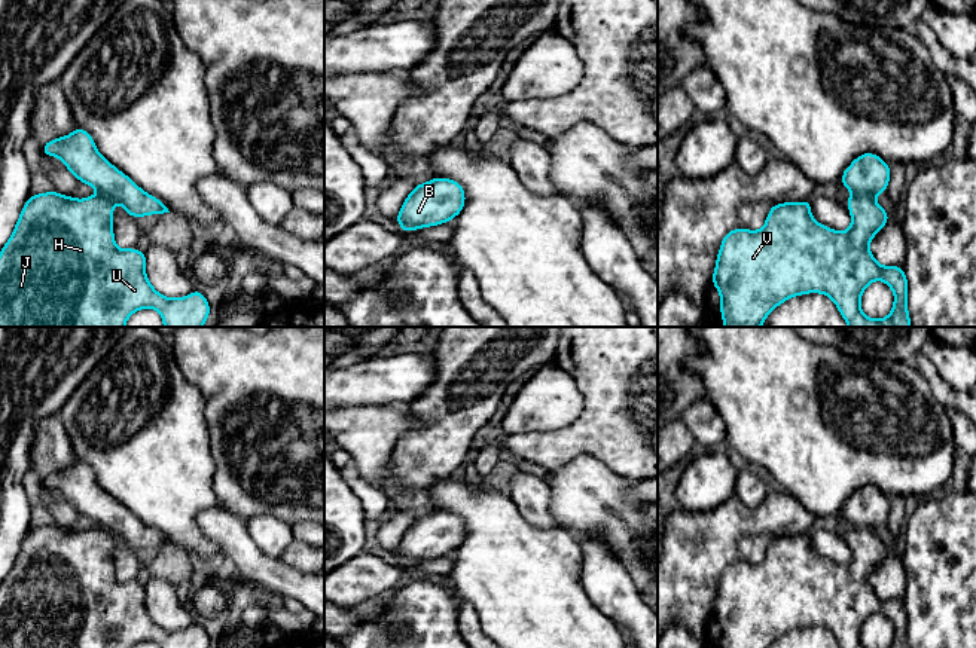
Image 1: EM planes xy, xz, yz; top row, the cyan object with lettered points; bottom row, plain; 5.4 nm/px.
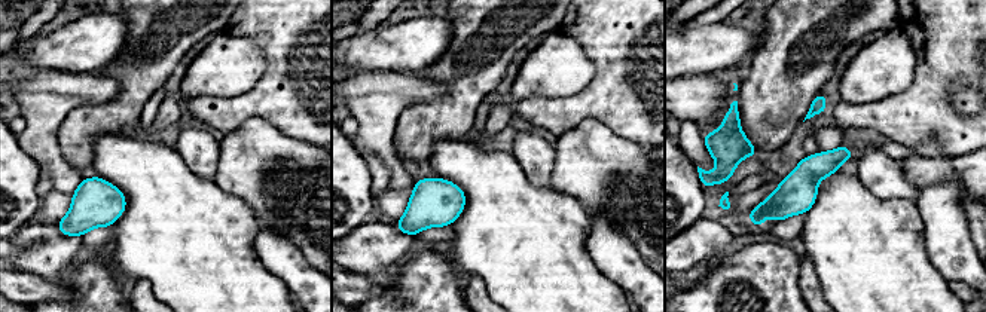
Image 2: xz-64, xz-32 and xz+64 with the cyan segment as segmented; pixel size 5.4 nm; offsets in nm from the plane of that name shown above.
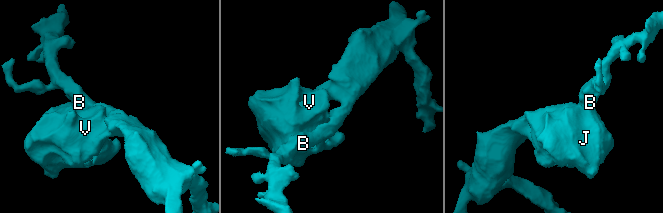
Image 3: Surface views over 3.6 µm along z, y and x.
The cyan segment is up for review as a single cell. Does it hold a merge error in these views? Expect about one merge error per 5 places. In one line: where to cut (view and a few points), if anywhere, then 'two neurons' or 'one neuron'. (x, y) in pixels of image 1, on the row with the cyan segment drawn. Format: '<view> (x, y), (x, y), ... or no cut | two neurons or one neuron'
no cut | one neuron

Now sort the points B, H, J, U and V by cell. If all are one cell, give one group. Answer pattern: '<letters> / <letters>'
B H J U V

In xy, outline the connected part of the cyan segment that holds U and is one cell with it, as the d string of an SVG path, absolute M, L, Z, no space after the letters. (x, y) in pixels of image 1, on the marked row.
M76 128L70 135L55 138L42 146L42 152L46 156L57 156L61 159L67 169L80 181L86 183L100 190L98 195L89 196L86 199L76 199L55 190L48 193L31 195L25 205L22 207L21 216L16 221L16 226L0 251L0 327L125 327L126 320L140 309L153 308L156 309L164 321L164 327L202 327L205 320L210 317L210 305L207 297L193 290L187 297L168 299L159 294L146 276L146 253L135 248L119 250L115 244L113 235L113 202L119 202L126 214L131 217L143 217L150 214L164 214L170 213L168 208L155 196L146 193L140 189L128 175L113 166L107 159L104 159L95 147L94 138L82 128Z

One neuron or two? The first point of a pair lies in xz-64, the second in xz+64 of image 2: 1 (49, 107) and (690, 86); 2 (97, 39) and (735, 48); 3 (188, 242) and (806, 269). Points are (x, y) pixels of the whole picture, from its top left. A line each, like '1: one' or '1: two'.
1: one
2: one
3: two

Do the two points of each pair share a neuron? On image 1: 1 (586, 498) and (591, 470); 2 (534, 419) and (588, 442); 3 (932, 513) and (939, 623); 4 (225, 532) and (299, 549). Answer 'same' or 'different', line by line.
1: same
2: different
3: same
4: different

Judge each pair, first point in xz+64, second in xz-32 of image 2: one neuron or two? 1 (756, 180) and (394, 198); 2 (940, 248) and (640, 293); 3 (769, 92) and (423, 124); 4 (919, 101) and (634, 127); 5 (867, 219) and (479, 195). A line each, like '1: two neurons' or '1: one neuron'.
1: one neuron
2: one neuron
3: one neuron
4: one neuron
5: one neuron

